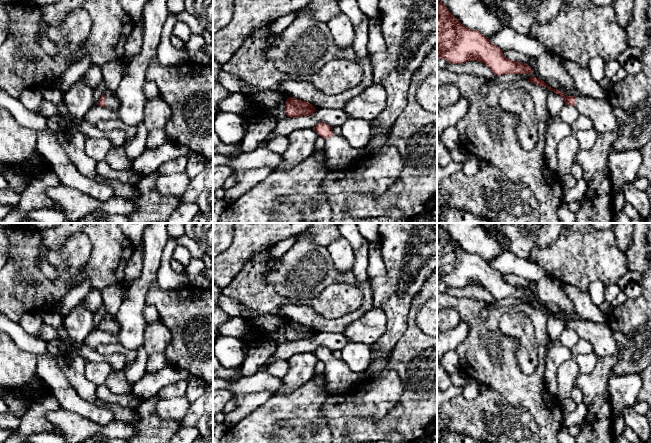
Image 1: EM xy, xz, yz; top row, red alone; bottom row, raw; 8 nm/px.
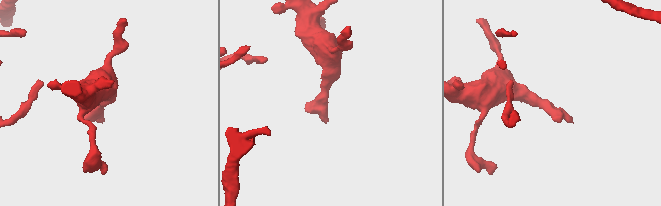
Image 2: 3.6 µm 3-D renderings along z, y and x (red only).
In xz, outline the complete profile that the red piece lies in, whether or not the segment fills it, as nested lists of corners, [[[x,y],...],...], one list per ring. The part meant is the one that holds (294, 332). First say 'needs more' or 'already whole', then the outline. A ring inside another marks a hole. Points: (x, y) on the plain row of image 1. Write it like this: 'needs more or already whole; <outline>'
already whole; [[[291,321],[287,322],[285,336],[290,342],[313,339],[315,334],[316,332],[308,326]]]

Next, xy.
needs more; [[[115,318],[113,320],[102,319],[98,325],[99,331],[106,331],[116,336],[119,334],[119,329],[119,324]]]

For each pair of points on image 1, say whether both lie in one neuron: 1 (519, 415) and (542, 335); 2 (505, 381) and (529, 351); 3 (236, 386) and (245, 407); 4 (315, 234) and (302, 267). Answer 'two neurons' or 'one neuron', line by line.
1: two neurons
2: two neurons
3: two neurons
4: two neurons

